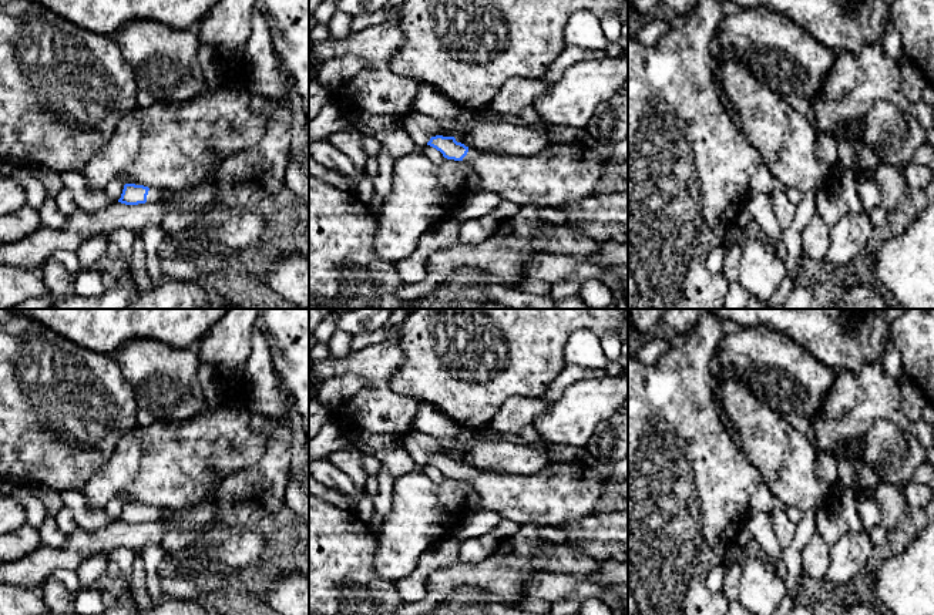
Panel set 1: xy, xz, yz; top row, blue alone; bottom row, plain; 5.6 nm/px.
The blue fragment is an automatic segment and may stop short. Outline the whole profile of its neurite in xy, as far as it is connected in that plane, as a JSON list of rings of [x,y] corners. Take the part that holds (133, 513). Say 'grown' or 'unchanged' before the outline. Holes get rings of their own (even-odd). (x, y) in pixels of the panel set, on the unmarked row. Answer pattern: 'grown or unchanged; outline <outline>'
grown; outline [[[125,503],[118,521],[125,524],[158,521],[158,520],[165,520],[169,515],[169,512],[171,510],[161,510],[135,503]]]

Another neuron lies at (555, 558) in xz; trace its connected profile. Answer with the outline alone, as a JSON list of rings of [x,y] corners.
[[[564,544],[542,545],[531,557],[531,567],[538,572],[570,574],[578,578],[589,578],[604,564]]]

